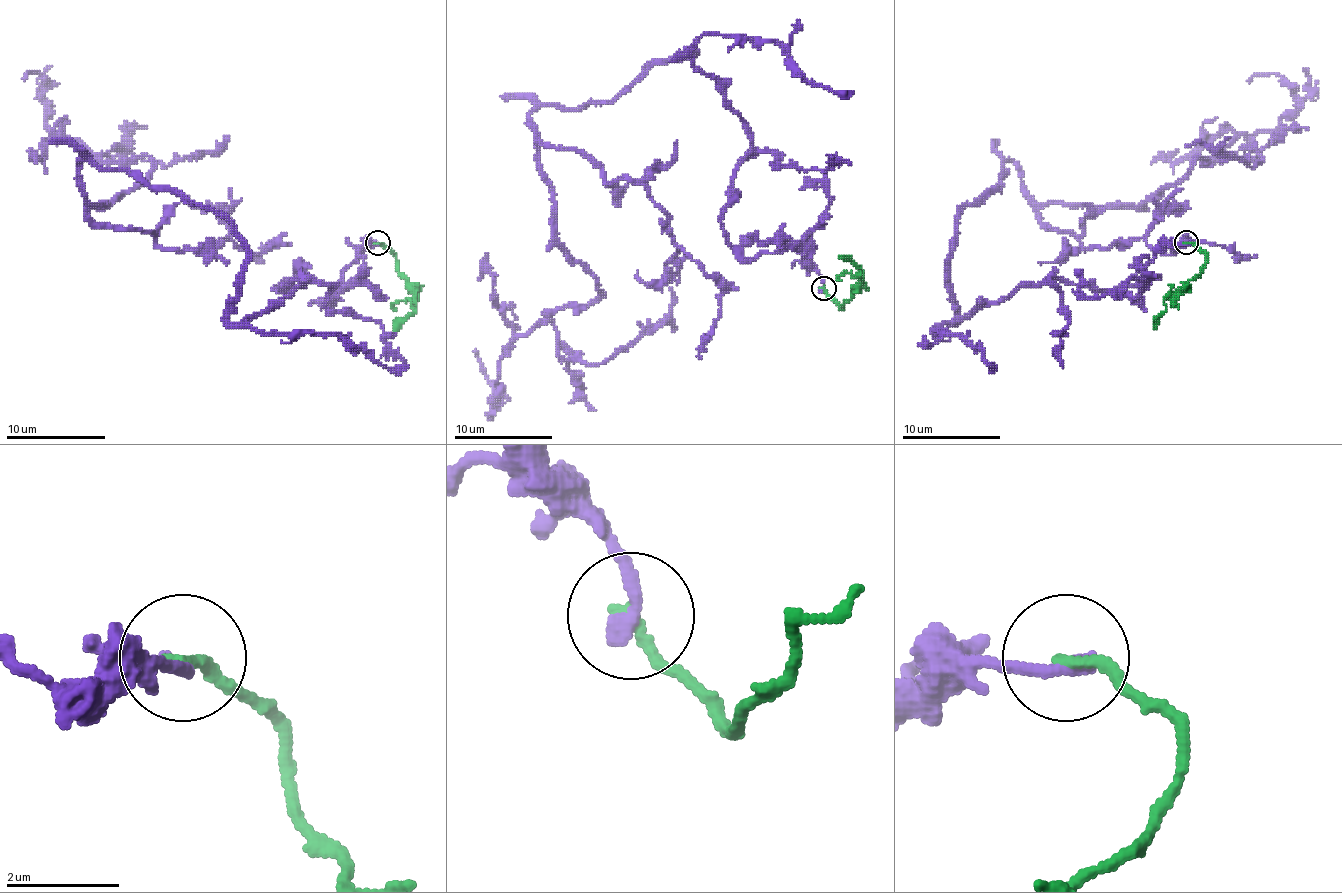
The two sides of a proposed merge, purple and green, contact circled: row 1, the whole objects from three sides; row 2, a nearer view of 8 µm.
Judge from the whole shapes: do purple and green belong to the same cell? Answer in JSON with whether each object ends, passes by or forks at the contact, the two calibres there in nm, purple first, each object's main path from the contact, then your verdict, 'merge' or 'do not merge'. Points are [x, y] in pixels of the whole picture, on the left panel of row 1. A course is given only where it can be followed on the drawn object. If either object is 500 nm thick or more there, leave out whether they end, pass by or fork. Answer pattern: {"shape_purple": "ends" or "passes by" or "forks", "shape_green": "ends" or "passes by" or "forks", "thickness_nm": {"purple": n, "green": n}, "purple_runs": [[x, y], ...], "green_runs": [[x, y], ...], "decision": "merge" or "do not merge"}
{"shape_purple": "ends", "shape_green": "ends", "thickness_nm": {"purple": 320, "green": 220}, "purple_runs": [[378, 243], [231, 323], [229, 223], [127, 171], [79, 191], [144, 183], [124, 148], [221, 146]], "green_runs": [[378, 243], [383, 243], [396, 255], [396, 268], [406, 278], [416, 303], [413, 310], [393, 330]], "decision": "do not merge"}

